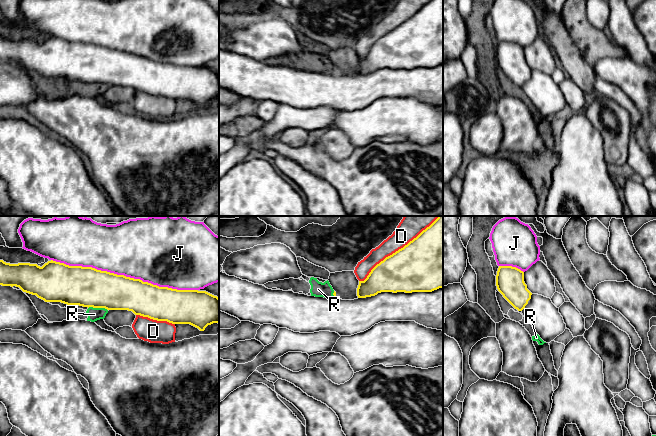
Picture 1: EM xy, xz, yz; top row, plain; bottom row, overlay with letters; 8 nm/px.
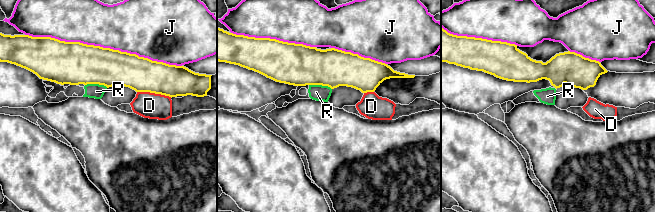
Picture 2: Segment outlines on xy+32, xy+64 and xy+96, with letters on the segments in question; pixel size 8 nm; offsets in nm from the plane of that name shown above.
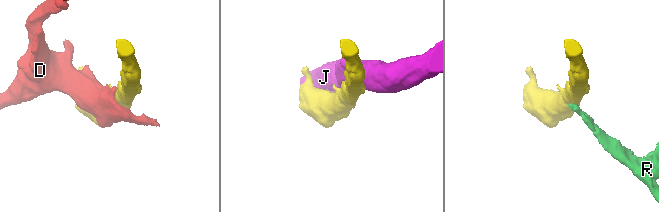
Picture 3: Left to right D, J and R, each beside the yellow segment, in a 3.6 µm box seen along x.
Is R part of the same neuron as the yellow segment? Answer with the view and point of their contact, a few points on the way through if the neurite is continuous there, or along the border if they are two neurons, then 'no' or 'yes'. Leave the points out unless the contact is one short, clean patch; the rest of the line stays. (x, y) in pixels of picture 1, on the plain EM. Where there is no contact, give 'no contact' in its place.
meets yellow in xy at (98, 83); border along xy (88, 83), (104, 83), (107, 86); no

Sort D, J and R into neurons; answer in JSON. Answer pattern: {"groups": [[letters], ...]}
{"groups": [["D"], ["J"], ["R"]]}

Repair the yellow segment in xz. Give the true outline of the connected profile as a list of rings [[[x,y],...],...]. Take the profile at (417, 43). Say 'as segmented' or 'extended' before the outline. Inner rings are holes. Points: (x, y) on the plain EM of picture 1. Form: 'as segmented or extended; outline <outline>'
as segmented; outline [[[431,0],[403,24],[377,40],[364,57],[359,57],[358,74],[381,68],[432,68],[443,64],[443,0]]]

